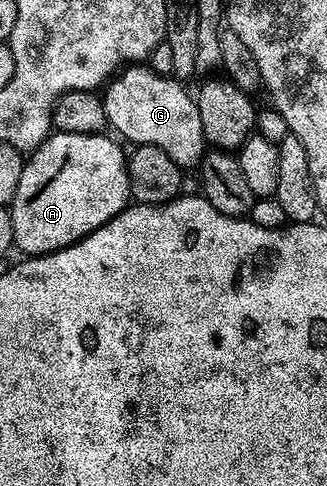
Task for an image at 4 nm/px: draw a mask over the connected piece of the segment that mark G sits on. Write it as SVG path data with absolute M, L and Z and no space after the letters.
M149 66L123 67L105 85L106 94L104 92L101 97L106 123L119 132L117 135L123 141L131 140L134 146L156 146L164 150L164 154L168 154L168 158L172 158L179 168L189 170L201 161L208 145L200 126L197 99L182 88L185 87L178 80L156 73Z

